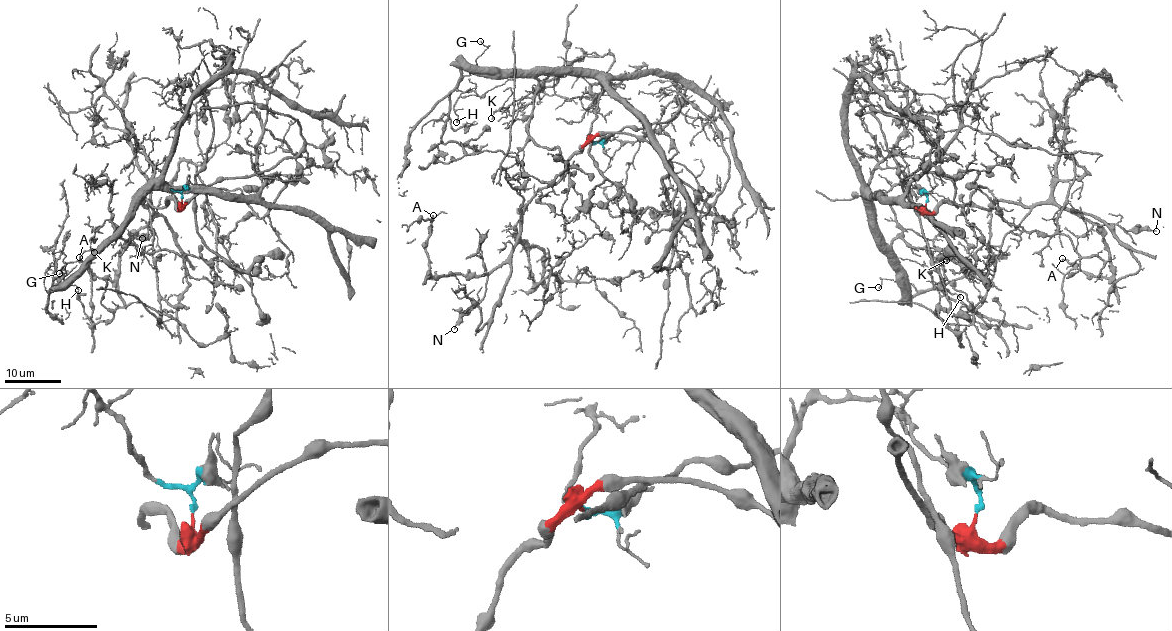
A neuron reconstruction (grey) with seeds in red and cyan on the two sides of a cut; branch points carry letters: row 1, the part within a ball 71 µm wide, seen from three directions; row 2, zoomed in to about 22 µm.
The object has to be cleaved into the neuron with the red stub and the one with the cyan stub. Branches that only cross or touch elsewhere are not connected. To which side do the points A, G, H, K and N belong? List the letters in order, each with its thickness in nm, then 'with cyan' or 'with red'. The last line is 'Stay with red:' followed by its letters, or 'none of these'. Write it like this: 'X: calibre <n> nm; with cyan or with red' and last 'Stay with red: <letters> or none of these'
A: calibre 140 nm; with red
G: calibre 110 nm; with cyan
H: calibre 140 nm; with cyan
K: calibre 130 nm; with cyan
N: calibre 100 nm; with red
Stay with red: A, N

